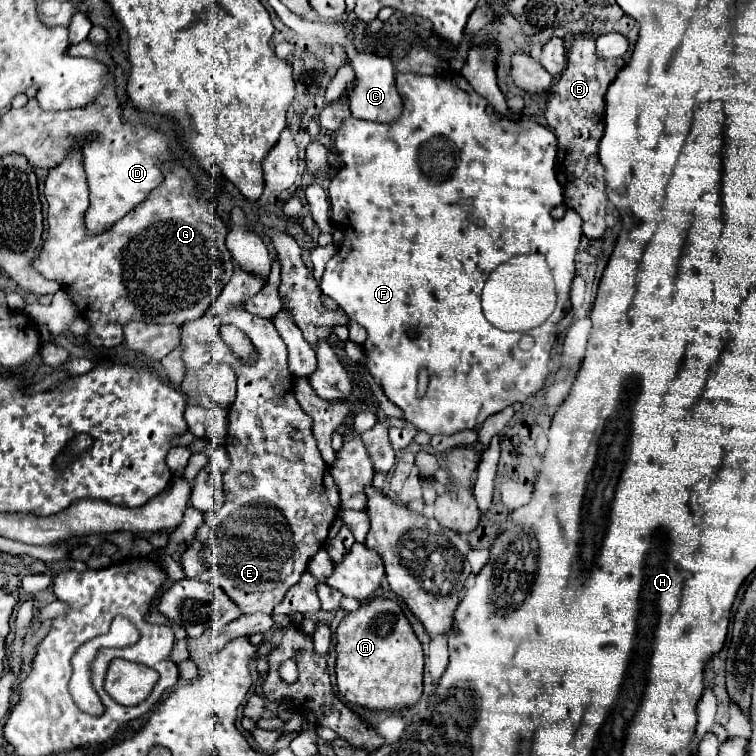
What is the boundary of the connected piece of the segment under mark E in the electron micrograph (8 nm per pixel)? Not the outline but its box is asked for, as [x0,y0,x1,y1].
[182,268,340,614]

